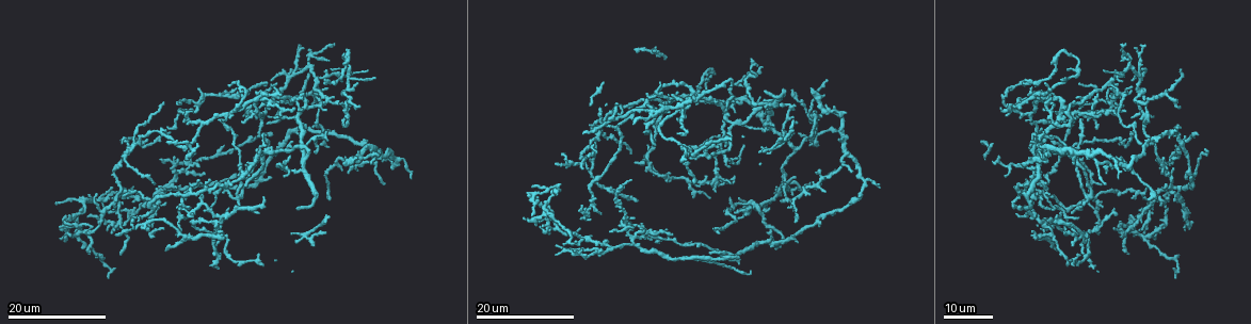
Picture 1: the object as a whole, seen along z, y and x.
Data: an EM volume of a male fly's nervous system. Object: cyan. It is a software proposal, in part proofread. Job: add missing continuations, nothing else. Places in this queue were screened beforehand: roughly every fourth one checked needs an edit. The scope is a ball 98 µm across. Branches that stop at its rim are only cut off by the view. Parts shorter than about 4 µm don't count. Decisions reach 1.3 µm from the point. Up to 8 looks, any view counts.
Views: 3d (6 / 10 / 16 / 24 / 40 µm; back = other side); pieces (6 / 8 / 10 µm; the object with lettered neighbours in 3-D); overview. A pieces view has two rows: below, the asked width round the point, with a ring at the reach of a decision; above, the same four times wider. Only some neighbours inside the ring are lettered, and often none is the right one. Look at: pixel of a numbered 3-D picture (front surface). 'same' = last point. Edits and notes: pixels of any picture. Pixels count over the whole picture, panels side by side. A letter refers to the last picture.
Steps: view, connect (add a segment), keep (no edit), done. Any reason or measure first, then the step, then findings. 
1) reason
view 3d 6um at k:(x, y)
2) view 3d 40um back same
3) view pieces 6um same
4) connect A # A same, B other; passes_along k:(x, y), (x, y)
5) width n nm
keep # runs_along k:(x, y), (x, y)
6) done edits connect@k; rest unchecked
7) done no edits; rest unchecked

long arm stops here
view 3d 16um at 1:(329, 145)

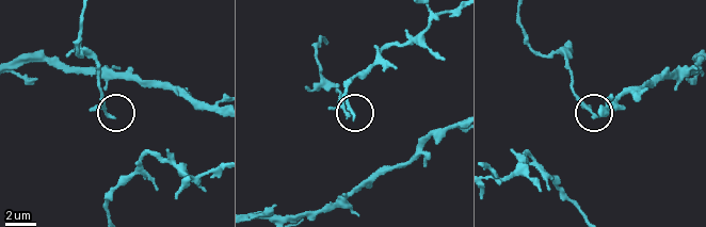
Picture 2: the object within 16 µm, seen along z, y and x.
view pieces 6um at 2:(594, 117)

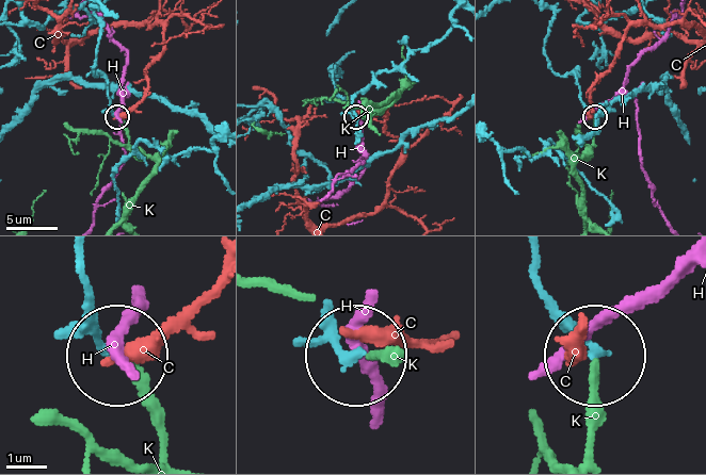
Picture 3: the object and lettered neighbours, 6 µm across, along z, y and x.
keep # C other, H other, K other; runs_along 3:(533, 254), (544, 294), (595, 353); no lettered segment goes on from it

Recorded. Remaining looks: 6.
tapers out
view 3d 16um at 1:(1179, 109)

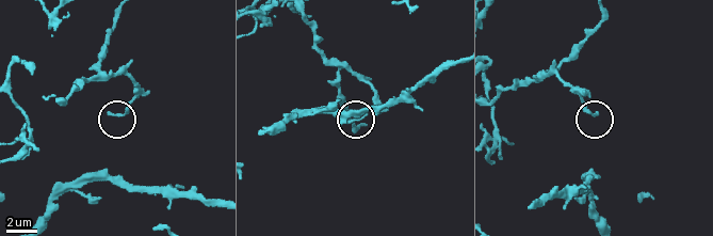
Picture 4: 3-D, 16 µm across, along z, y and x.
what lies round it
view pieces 6um at 4:(598, 112)

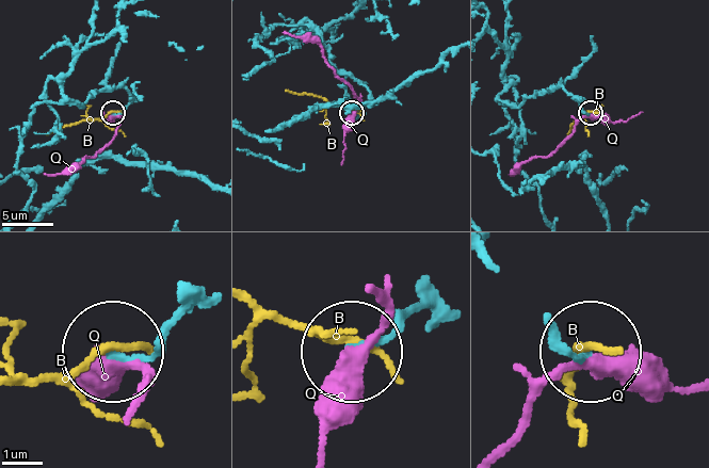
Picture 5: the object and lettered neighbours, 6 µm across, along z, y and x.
keep # B other, Q other; runs_along 5:(545, 325), (590, 356); none of them fits

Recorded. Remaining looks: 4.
end of a long branch
view 3d 24um at 1:(266, 83)

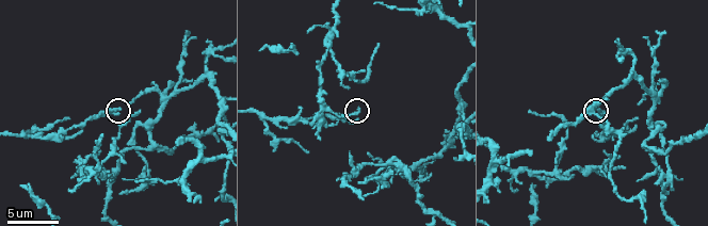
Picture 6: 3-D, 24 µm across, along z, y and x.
view pieces 6um at 6:(358, 108)

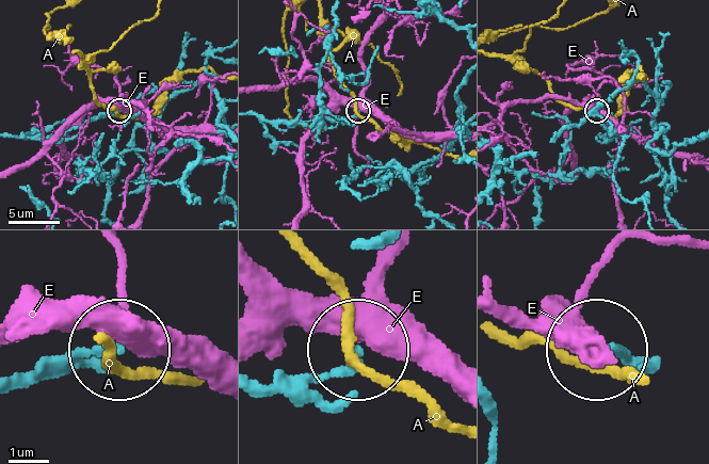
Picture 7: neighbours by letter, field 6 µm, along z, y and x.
keep # A other, E other; none of them fits

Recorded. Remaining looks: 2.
free end
view 3d 16um at 1:(522, 220)

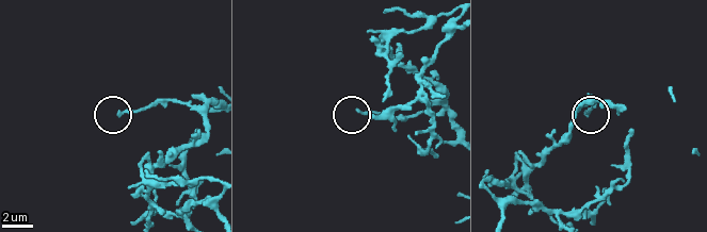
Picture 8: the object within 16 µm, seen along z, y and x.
view pieces 10um at 8:(358, 112)

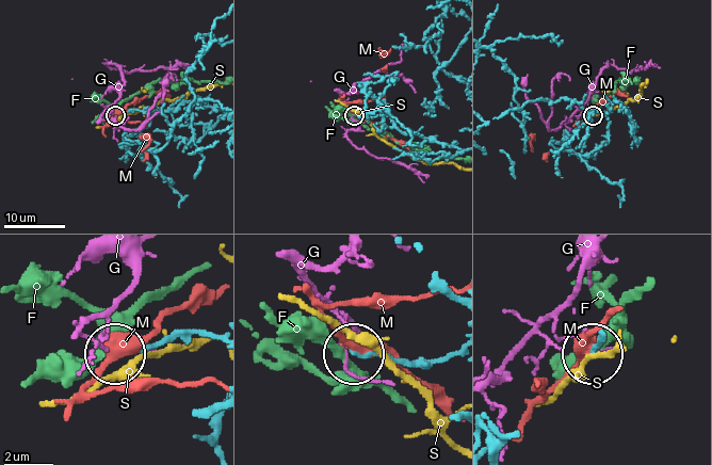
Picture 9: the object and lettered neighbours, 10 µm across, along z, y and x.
keep # F other, G other, M other, S other; no lettered segment goes on from it

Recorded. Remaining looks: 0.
done no edits; rest unchecked

